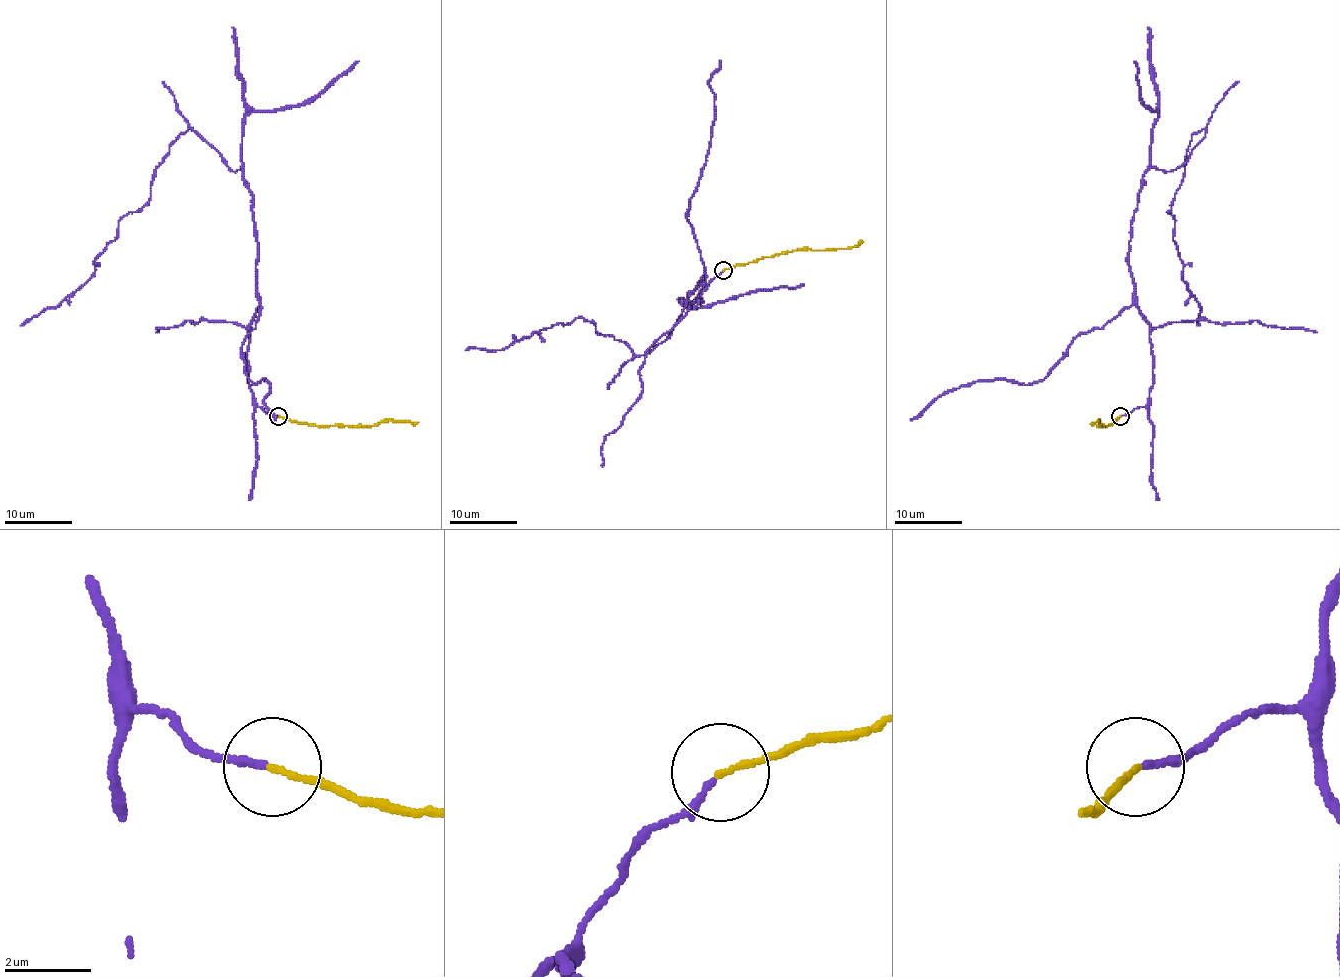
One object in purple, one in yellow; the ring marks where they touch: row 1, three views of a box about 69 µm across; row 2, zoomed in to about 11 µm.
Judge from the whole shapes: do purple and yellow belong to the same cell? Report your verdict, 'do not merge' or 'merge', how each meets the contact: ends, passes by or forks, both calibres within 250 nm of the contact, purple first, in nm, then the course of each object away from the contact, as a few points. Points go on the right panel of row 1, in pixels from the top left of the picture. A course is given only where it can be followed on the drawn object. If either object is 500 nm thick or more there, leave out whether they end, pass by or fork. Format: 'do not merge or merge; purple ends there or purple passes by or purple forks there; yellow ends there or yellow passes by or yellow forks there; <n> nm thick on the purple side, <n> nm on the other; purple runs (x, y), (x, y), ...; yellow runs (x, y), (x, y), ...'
merge; purple ends there; yellow ends there; 150 nm thick on the purple side, 130 nm on the other; purple runs (1120, 415), (1152, 385), (1129, 264), (1137, 193), (1205, 129), (1168, 212), (1200, 325); yellow runs (1120, 415), (1107, 425), (1098, 425), (1098, 420), (1091, 422)

